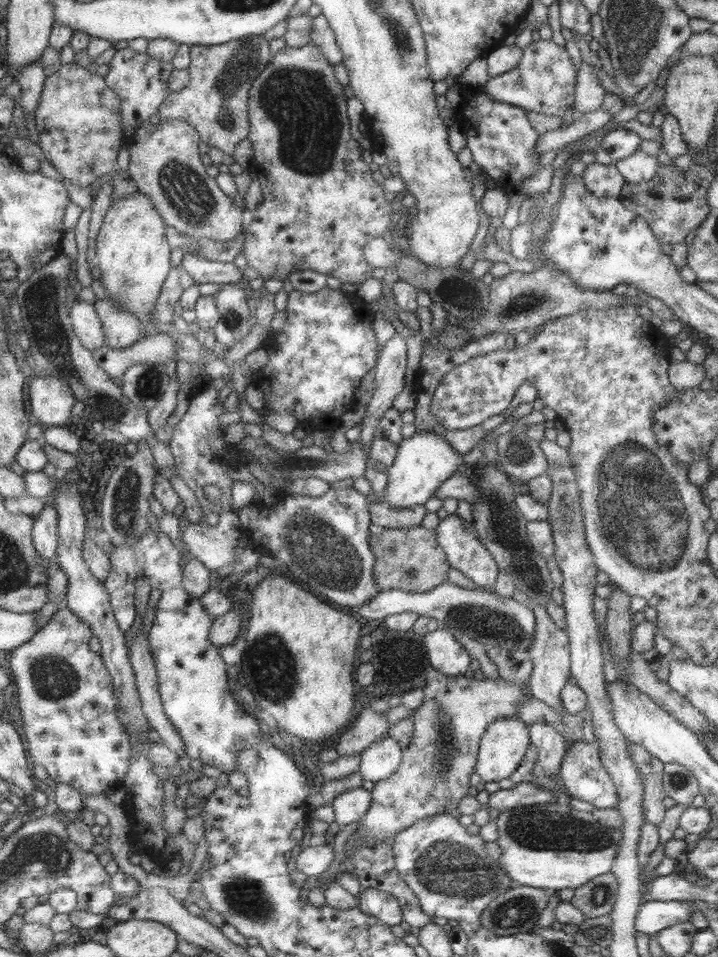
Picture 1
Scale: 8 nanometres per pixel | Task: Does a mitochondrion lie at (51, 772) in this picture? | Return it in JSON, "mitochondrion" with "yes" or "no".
{"mitochondrion":"no"}

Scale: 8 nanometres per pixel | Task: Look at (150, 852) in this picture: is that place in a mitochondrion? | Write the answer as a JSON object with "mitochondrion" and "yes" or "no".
{"mitochondrion":"no"}

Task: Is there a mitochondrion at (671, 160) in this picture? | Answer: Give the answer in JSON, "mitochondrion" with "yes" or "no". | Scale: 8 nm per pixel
{"mitochondrion":"no"}

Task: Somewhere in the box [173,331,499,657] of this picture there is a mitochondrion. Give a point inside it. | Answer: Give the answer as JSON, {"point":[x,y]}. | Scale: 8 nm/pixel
{"point":[317,548]}

